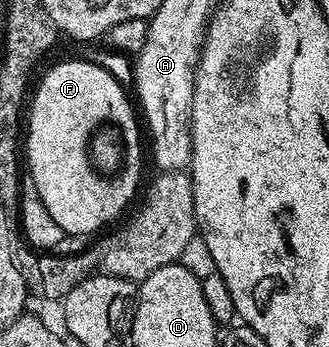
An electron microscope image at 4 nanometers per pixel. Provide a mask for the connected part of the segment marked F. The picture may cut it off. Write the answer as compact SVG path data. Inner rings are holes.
M79 58L79 60L62 60L59 64L52 65L43 76L40 76L37 84L42 87L42 93L35 94L37 101L34 103L34 120L28 124L28 131L30 131L30 133L28 133L27 136L25 133L24 136L24 156L29 158L30 164L33 165L34 173L31 175L36 182L37 193L40 194L40 199L44 202L44 206L48 209L48 212L52 214L53 221L60 226L60 229L63 230L65 234L86 234L93 237L105 224L111 223L110 225L113 225L115 223L113 220L129 206L130 199L136 194L138 196L140 192L140 188L138 190L138 183L142 180L144 136L143 133L142 136L138 133L140 120L136 115L135 105L132 103L132 100L132 105L130 105L130 100L126 97L127 89L120 81L117 81L108 70L101 68L100 65L96 65L85 58Z

